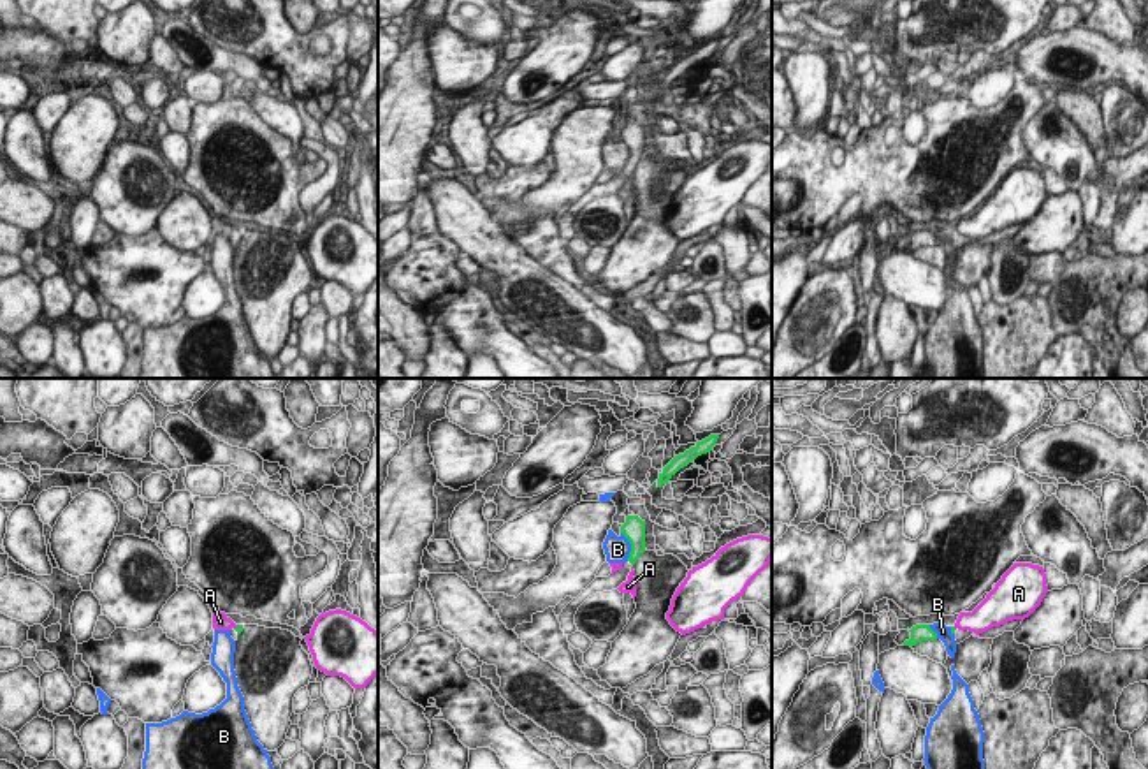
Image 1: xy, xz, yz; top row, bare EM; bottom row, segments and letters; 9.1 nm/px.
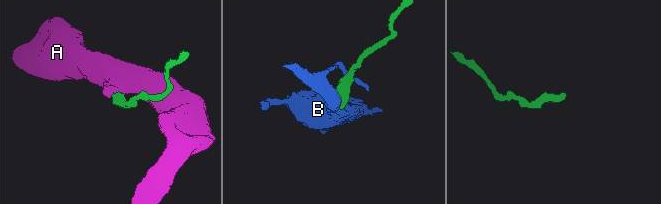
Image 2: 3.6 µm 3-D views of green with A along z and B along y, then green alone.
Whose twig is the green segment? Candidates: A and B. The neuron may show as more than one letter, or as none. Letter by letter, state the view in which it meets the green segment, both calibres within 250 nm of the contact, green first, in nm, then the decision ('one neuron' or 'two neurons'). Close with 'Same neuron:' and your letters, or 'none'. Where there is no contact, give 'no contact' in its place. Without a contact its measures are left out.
A: contact in xy; calibres 60 and 160 nm; two neurons
B: contact in xz; calibres 200 and 240 nm; two neurons
Same neuron: none

